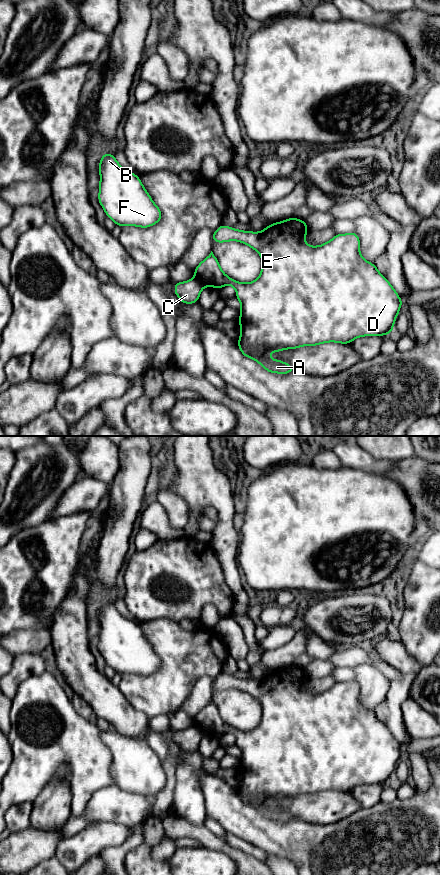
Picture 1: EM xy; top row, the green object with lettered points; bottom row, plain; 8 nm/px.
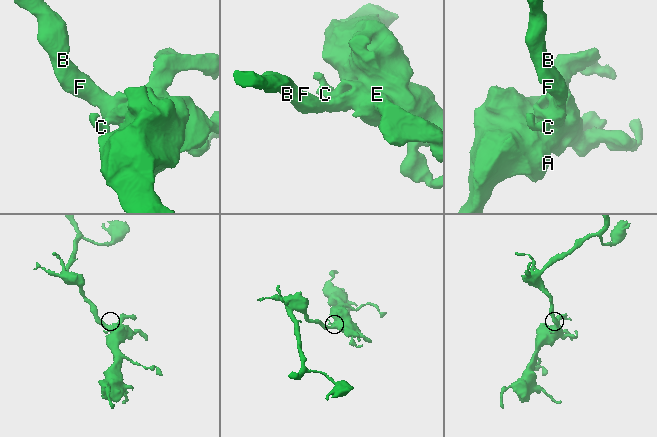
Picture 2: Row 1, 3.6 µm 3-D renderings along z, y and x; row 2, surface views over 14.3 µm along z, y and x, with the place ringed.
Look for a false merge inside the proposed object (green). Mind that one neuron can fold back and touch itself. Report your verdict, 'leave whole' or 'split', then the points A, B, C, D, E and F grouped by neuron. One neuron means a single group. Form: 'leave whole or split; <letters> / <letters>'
split; A B D E F / C

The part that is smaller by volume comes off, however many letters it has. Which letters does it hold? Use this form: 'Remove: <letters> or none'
Remove: C

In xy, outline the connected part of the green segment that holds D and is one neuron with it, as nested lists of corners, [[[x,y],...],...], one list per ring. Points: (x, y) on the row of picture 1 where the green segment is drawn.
[[[291,217],[266,226],[260,232],[242,231],[221,224],[212,235],[217,243],[238,241],[259,253],[262,269],[258,278],[249,283],[235,281],[227,276],[211,253],[194,269],[194,274],[204,286],[221,289],[230,285],[236,290],[236,298],[241,304],[241,334],[237,344],[240,352],[247,358],[258,362],[269,373],[288,374],[295,369],[279,359],[271,360],[271,352],[297,349],[302,346],[317,346],[336,342],[350,344],[363,336],[385,336],[393,332],[396,317],[403,304],[396,290],[377,269],[374,263],[366,261],[360,253],[360,238],[355,232],[336,234],[330,241],[319,246],[309,246],[305,242],[307,223]]]

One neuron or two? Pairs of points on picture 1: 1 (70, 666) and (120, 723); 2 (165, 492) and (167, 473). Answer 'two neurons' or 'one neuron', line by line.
1: one neuron
2: one neuron

